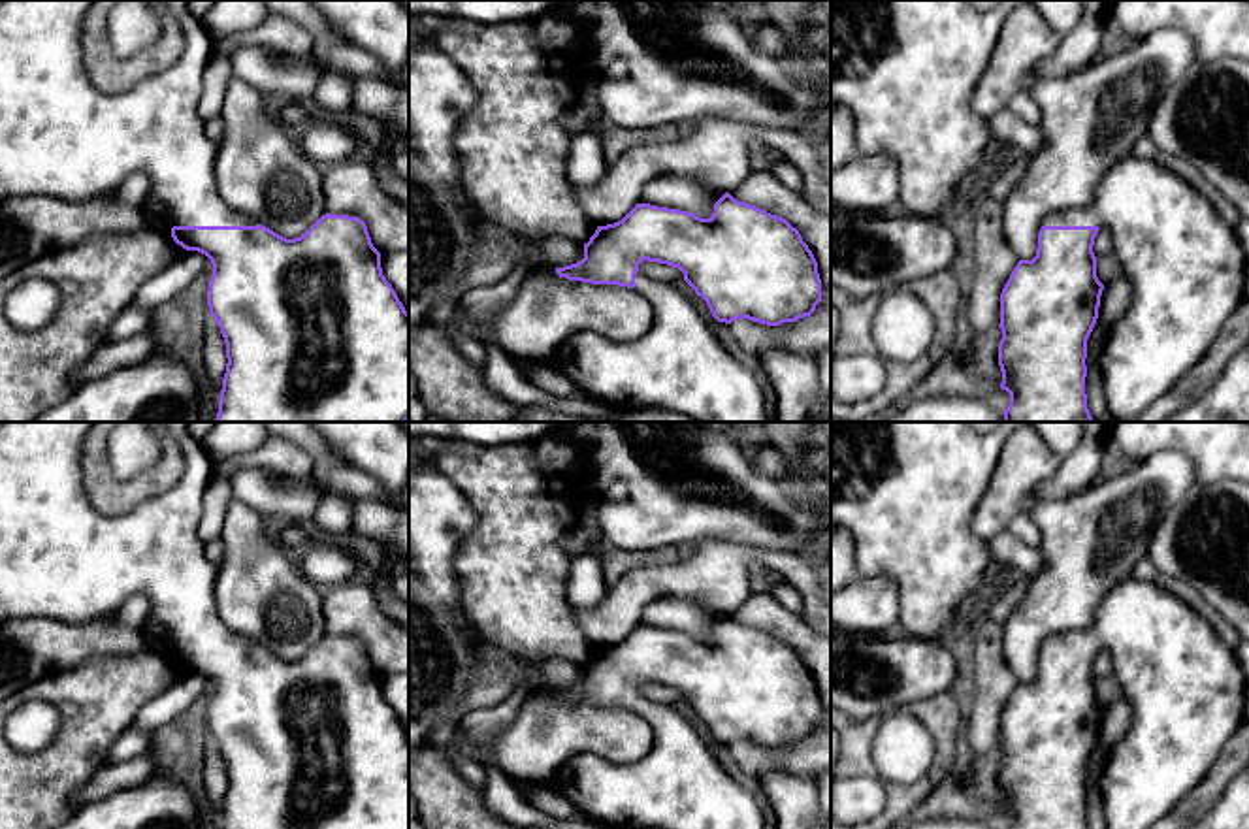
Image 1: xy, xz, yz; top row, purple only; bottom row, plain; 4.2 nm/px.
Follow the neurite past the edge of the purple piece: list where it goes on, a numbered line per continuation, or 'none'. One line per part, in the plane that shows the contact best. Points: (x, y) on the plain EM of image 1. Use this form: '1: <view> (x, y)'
1: xy (61, 558)

